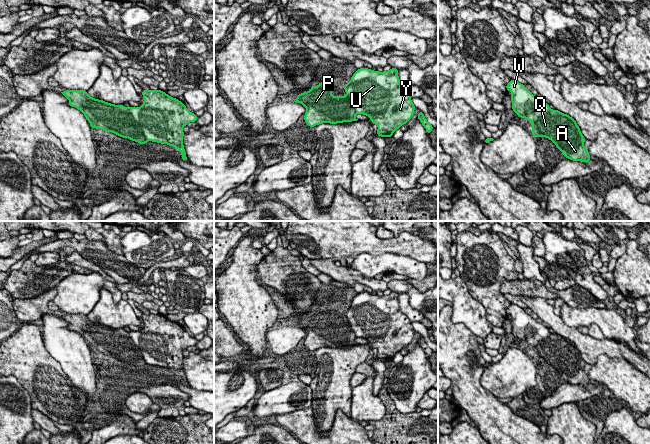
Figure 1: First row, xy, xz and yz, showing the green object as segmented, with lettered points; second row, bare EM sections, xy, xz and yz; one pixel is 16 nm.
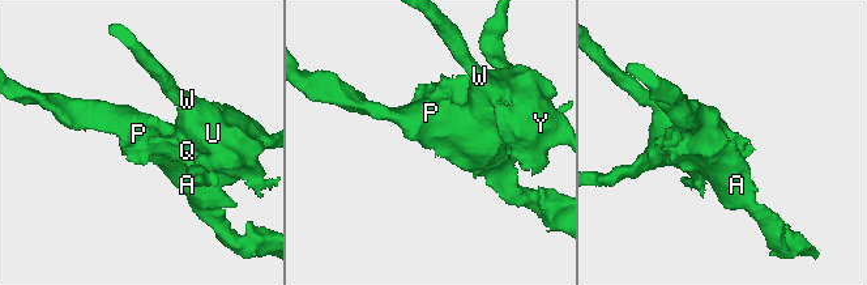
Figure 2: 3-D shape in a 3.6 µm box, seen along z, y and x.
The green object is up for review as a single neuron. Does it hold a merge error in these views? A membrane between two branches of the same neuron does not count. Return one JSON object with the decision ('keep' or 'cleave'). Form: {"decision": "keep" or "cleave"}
{"decision": "cleave"}

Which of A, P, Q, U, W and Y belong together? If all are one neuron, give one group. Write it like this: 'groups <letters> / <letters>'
groups A P Q / U W Y

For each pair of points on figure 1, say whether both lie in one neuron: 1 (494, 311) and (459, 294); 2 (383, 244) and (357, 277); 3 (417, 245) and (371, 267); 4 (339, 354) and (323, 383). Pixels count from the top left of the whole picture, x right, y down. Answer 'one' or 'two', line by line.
1: two
2: two
3: two
4: one

